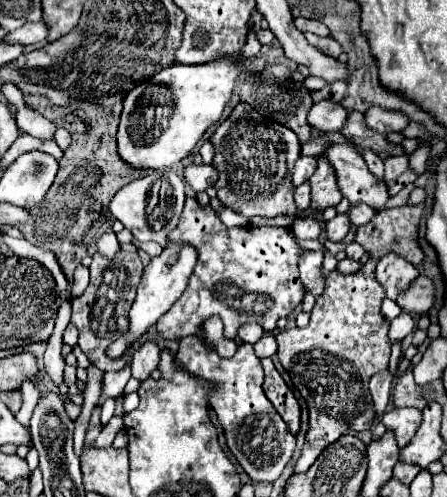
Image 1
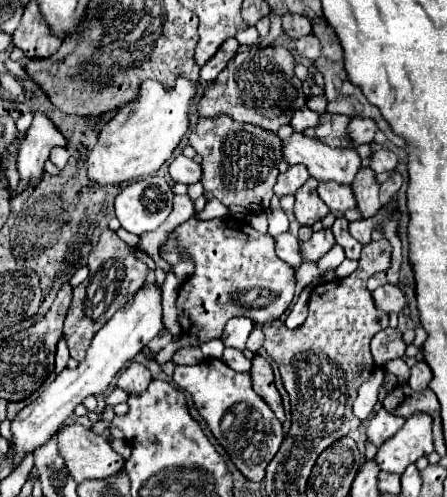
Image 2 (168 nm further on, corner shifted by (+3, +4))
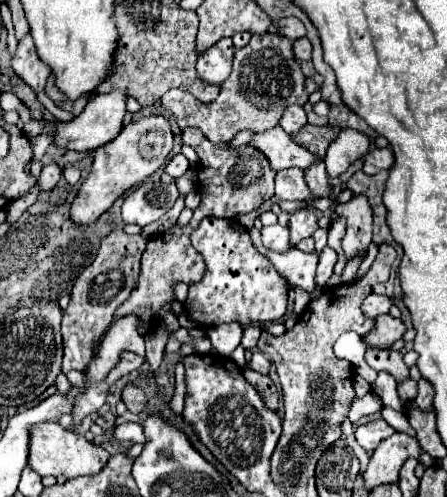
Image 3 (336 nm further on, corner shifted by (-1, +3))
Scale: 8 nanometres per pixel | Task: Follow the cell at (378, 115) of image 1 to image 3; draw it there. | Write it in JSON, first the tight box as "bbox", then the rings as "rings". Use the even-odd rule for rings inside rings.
{"bbox":[324,128,370,178],"rings":[[[344,128],[340,132],[340,136],[330,144],[330,148],[326,152],[324,162],[326,162],[328,176],[330,178],[340,176],[354,160],[366,156],[368,148],[370,148],[370,140],[368,140],[366,134]]]}

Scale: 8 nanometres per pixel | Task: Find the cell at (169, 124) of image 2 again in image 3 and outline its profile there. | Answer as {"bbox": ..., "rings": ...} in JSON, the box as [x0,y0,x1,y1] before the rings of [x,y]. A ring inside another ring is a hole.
{"bbox":[70,114,174,224],"rings":[[[150,114],[126,124],[114,140],[94,150],[92,170],[84,184],[80,186],[80,192],[70,210],[72,220],[76,224],[92,224],[102,212],[106,212],[114,204],[118,196],[122,196],[136,184],[142,184],[156,170],[164,168],[172,152],[172,146],[174,132],[170,128],[168,118],[162,114]]]}

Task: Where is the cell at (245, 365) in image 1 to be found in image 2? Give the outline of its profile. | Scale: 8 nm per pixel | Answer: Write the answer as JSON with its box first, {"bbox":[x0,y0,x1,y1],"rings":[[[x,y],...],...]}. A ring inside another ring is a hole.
{"bbox":[174,359,284,481],"rings":[[[204,359],[192,367],[178,365],[174,381],[192,395],[198,413],[208,423],[212,435],[224,447],[238,471],[250,481],[262,481],[266,465],[280,449],[284,431],[270,407],[254,393],[250,373],[236,373],[220,359]]]}

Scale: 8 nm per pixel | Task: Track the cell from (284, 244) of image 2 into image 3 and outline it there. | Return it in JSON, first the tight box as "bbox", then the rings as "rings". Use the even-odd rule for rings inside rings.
{"bbox":[262,224,292,252],"rings":[[[280,224],[264,226],[262,228],[262,244],[268,250],[274,250],[274,252],[288,252],[288,250],[292,250],[292,246],[290,246],[290,230],[280,226]]]}

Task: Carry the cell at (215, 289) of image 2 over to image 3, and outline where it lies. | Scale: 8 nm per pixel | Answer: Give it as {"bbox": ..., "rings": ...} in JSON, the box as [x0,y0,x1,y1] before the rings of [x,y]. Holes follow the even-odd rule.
{"bbox":[184,218,288,330],"rings":[[[204,218],[190,238],[206,264],[202,280],[190,286],[184,302],[184,312],[196,326],[202,326],[202,330],[210,330],[224,322],[252,326],[280,320],[286,314],[288,282],[278,274],[274,264],[256,250],[246,226],[238,220]]]}

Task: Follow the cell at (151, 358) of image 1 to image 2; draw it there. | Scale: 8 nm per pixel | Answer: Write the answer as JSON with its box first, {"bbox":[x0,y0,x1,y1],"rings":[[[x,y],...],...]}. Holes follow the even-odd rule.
{"bbox":[116,363,152,395],"rings":[[[132,363],[132,365],[128,365],[128,369],[118,377],[118,381],[116,381],[116,387],[120,387],[122,391],[126,391],[128,395],[130,393],[142,393],[142,391],[146,391],[146,387],[148,387],[148,383],[152,381],[152,377],[150,377],[150,371],[142,365],[142,363]]]}

